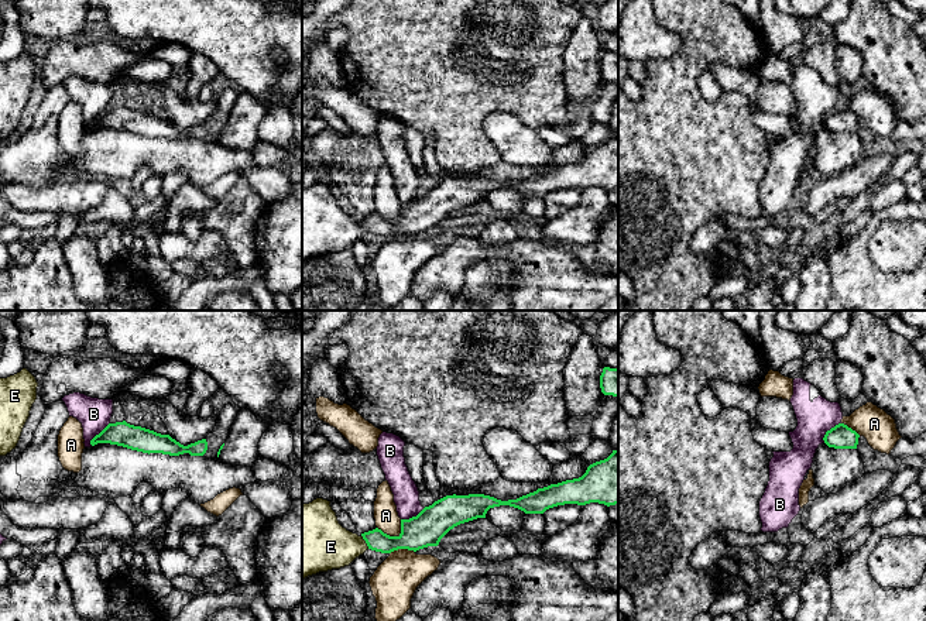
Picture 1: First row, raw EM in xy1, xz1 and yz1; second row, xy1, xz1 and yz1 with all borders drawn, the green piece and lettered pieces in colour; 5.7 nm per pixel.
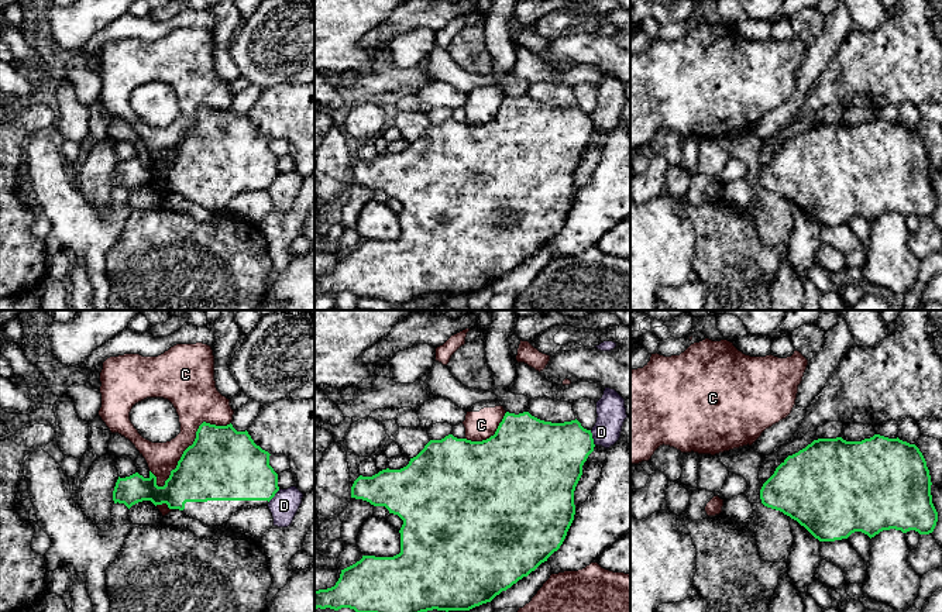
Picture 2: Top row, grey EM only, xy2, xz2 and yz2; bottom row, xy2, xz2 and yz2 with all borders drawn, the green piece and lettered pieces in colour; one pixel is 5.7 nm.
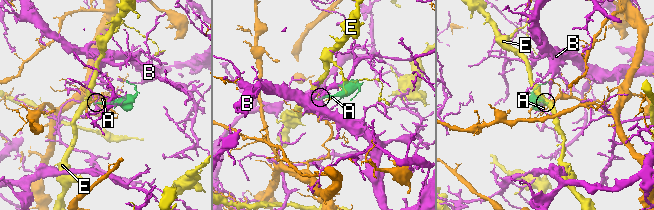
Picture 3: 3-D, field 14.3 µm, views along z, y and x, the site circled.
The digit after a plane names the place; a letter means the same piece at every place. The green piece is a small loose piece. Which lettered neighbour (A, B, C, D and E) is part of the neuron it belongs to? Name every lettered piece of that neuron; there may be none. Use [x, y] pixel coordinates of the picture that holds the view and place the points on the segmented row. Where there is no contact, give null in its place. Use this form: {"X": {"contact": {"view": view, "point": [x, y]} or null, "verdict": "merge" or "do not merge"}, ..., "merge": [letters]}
{"A": {"contact": {"view": "xz1", "point": [394, 537]}, "verdict": "do not merge"}, "B": {"contact": {"view": "yz1", "point": [827, 431]}, "verdict": "do not merge"}, "C": {"contact": {"view": "xy2", "point": [192, 444]}, "verdict": "do not merge"}, "D": {"contact": {"view": "xz2", "point": [591, 437]}, "verdict": "do not merge"}, "E": {"contact": {"view": "xz1", "point": [366, 542]}, "verdict": "merge"}, "merge": ["E"]}

